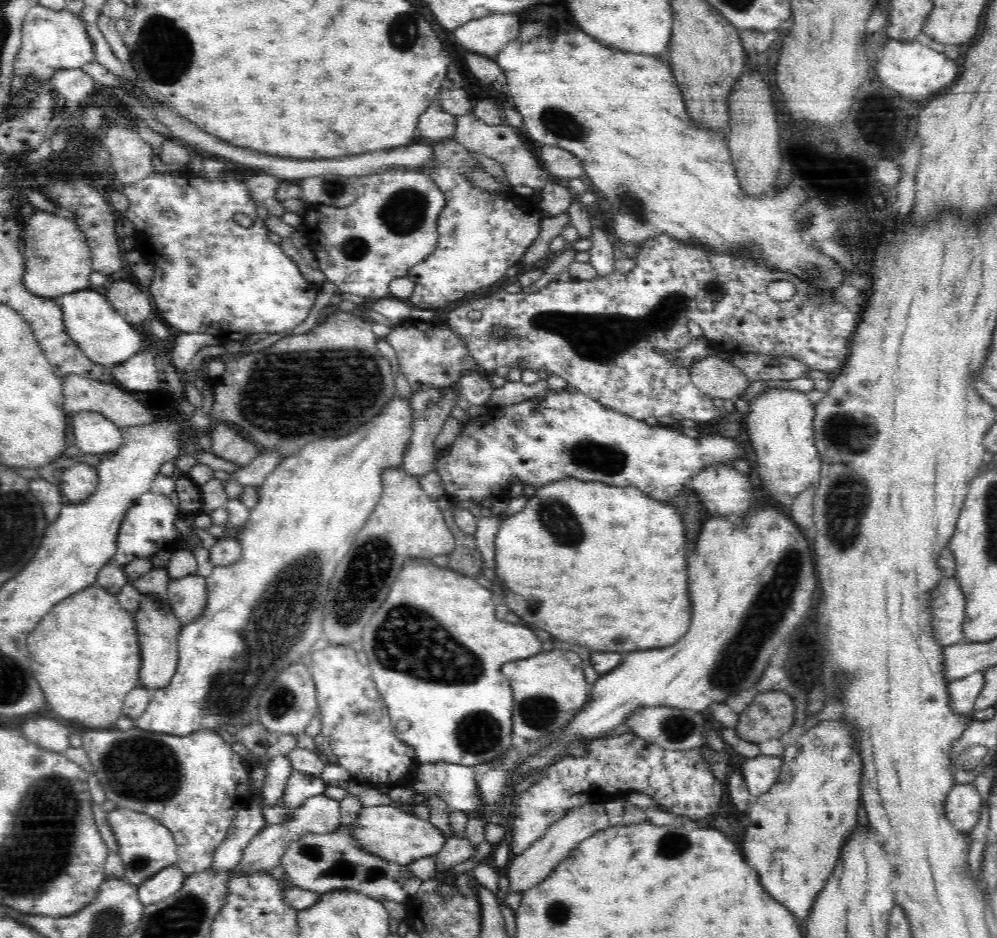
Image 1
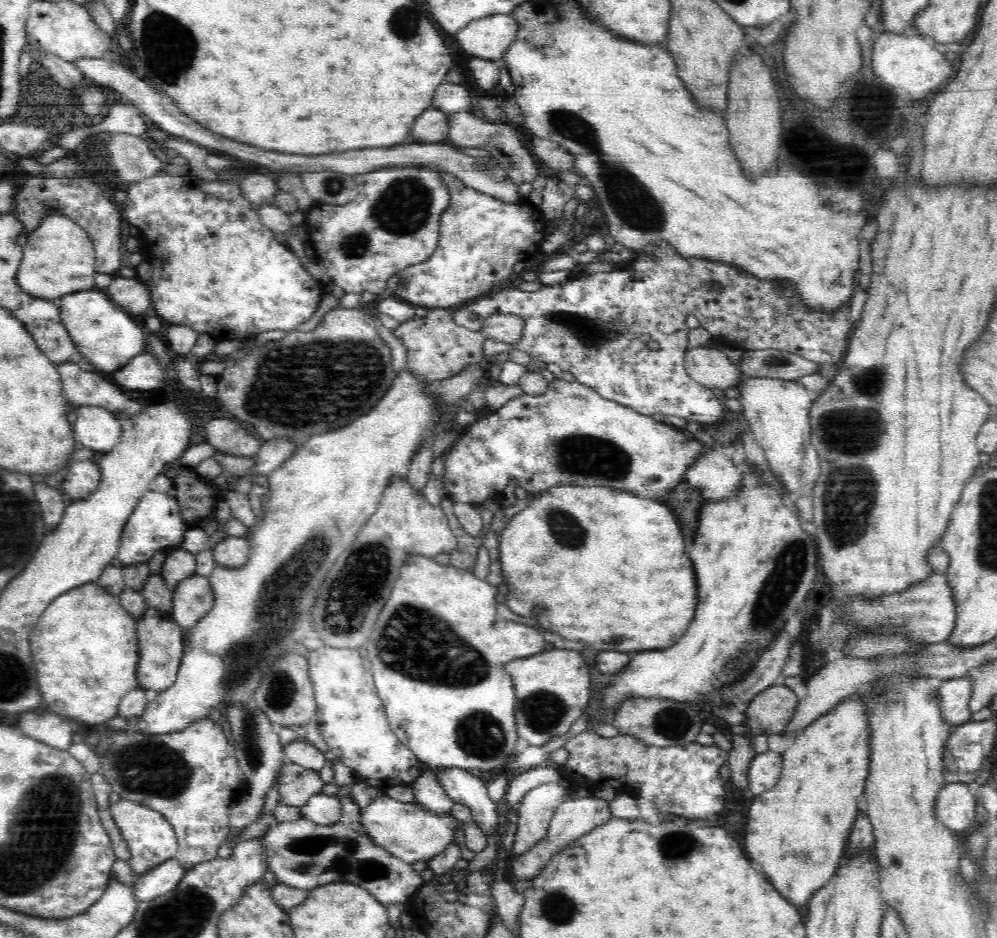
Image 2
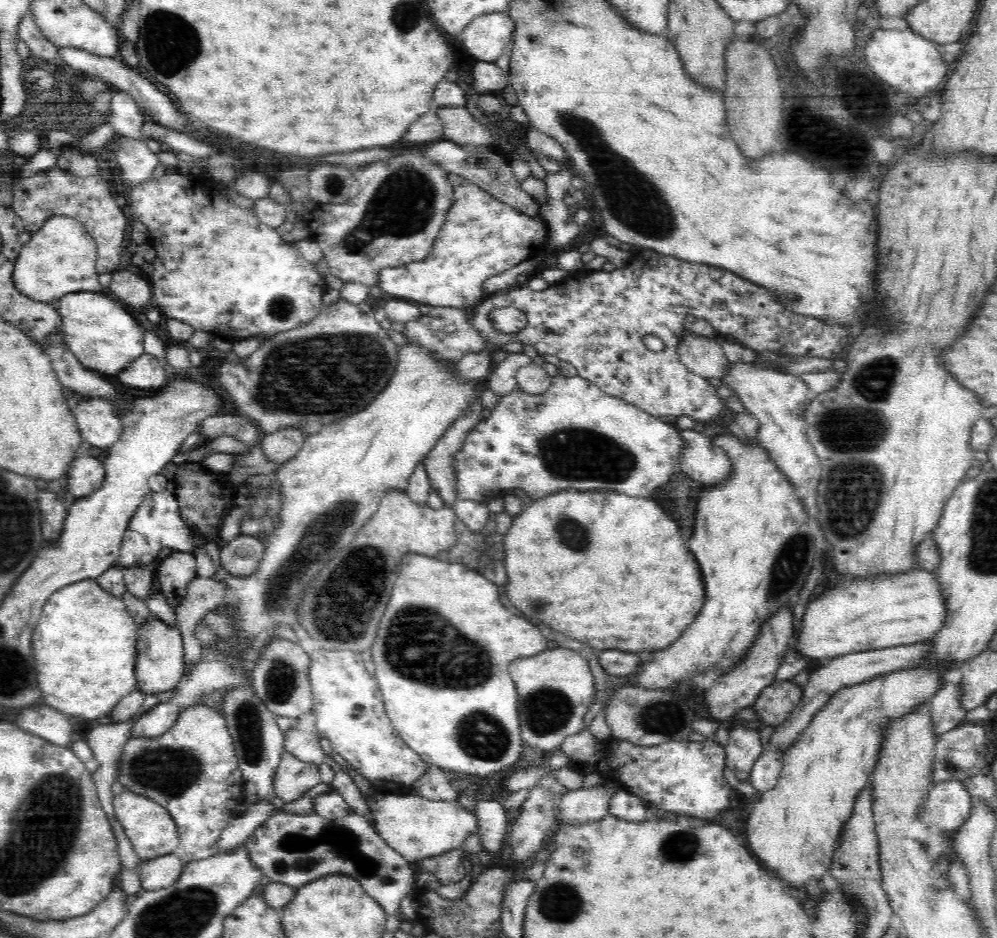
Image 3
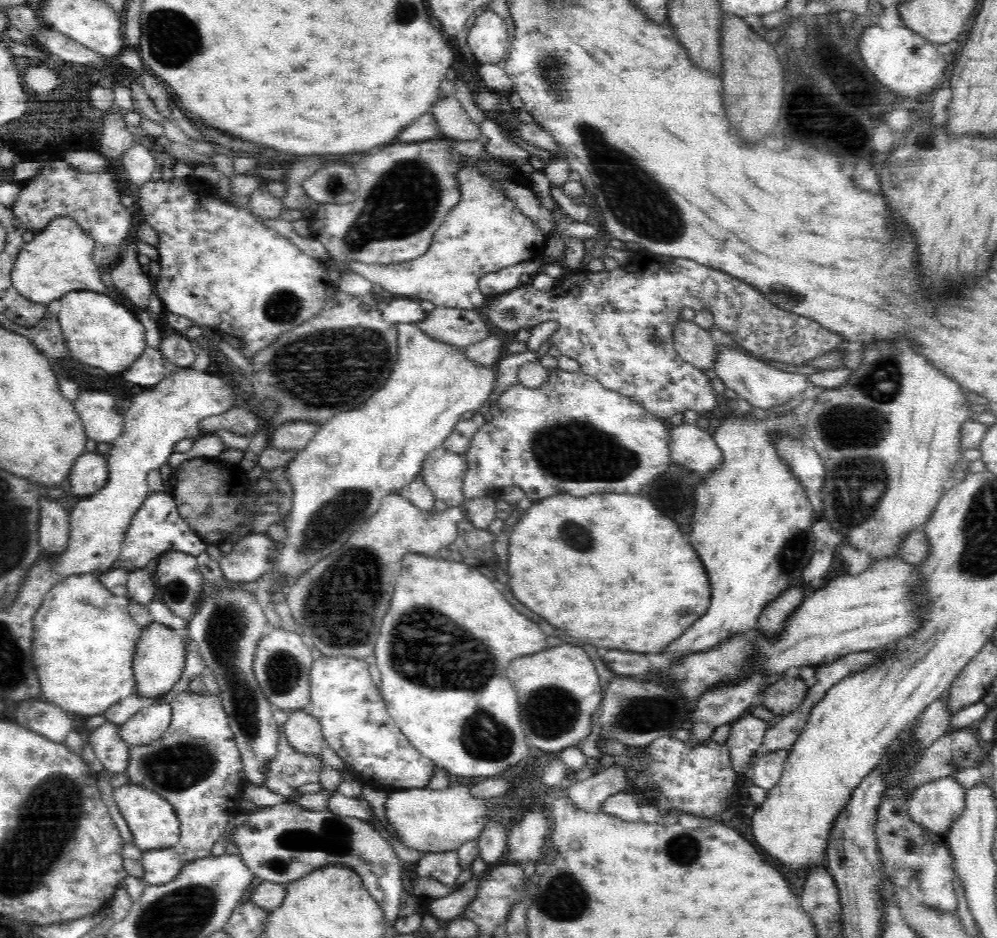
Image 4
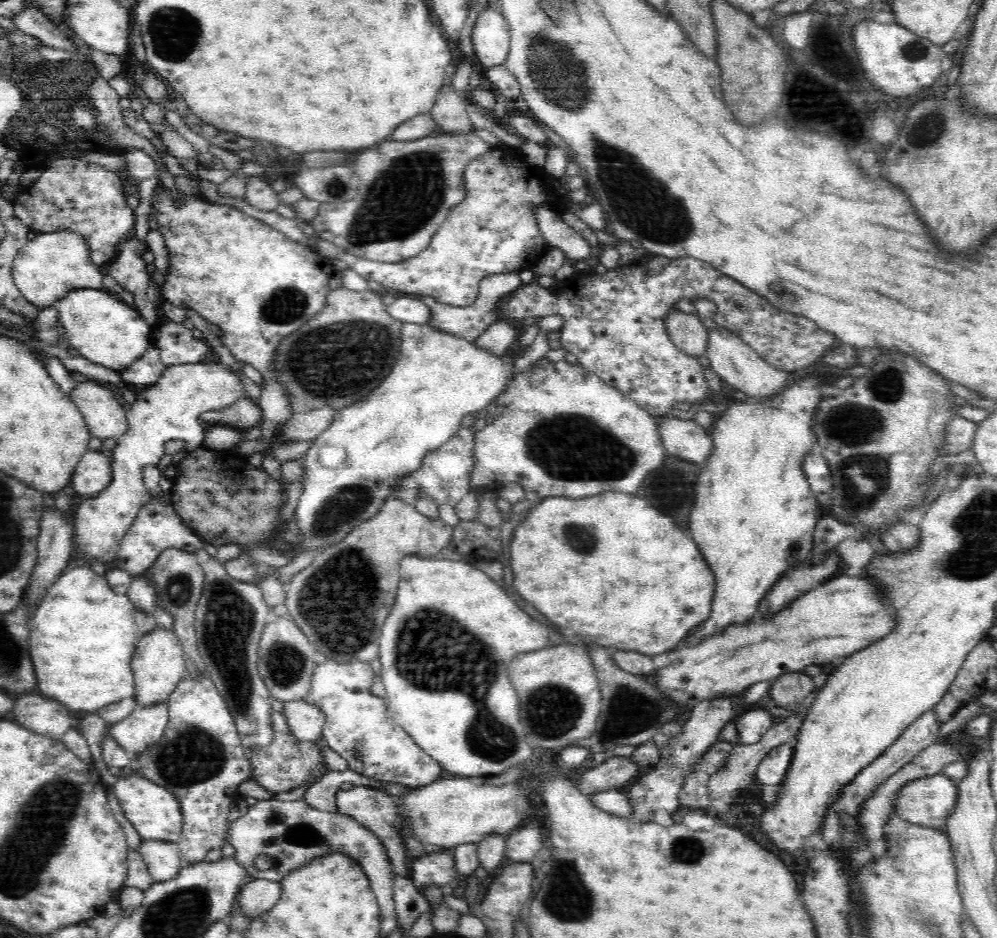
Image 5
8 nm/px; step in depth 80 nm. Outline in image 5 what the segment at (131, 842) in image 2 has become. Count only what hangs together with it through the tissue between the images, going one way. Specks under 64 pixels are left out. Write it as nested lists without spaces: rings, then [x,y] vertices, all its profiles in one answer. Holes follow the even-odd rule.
[[[136,773],[125,779],[119,779],[112,787],[115,798],[122,807],[126,819],[132,823],[138,831],[142,841],[148,838],[168,839],[170,842],[178,842],[183,827],[182,808],[180,799],[174,791],[168,787],[158,786],[152,779]]]

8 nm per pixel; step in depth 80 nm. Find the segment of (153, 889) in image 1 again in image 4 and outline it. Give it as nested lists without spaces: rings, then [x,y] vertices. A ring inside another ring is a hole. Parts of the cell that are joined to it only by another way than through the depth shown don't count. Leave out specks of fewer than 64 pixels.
[[[169,847],[142,852],[143,881],[145,884],[158,885],[174,880],[184,864],[178,851]]]

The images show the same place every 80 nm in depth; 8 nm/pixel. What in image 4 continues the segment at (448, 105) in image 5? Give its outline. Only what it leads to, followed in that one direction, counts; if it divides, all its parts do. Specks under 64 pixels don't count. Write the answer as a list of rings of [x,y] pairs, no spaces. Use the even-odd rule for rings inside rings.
[[[455,96],[440,98],[432,110],[441,136],[456,139],[483,139],[479,124],[474,123]]]

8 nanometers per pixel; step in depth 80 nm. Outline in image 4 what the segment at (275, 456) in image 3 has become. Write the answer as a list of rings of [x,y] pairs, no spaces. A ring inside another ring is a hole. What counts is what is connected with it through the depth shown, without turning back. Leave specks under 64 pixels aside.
[[[294,420],[280,427],[274,428],[270,438],[269,446],[280,452],[288,450],[300,450],[304,448],[322,424],[315,422],[304,422]]]

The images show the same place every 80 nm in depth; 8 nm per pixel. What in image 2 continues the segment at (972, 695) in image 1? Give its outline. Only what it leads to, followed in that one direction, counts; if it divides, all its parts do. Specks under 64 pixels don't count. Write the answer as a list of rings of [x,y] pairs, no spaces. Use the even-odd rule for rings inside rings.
[[[967,677],[948,679],[937,683],[941,698],[942,717],[948,725],[958,726],[971,720],[969,703],[975,680]]]

